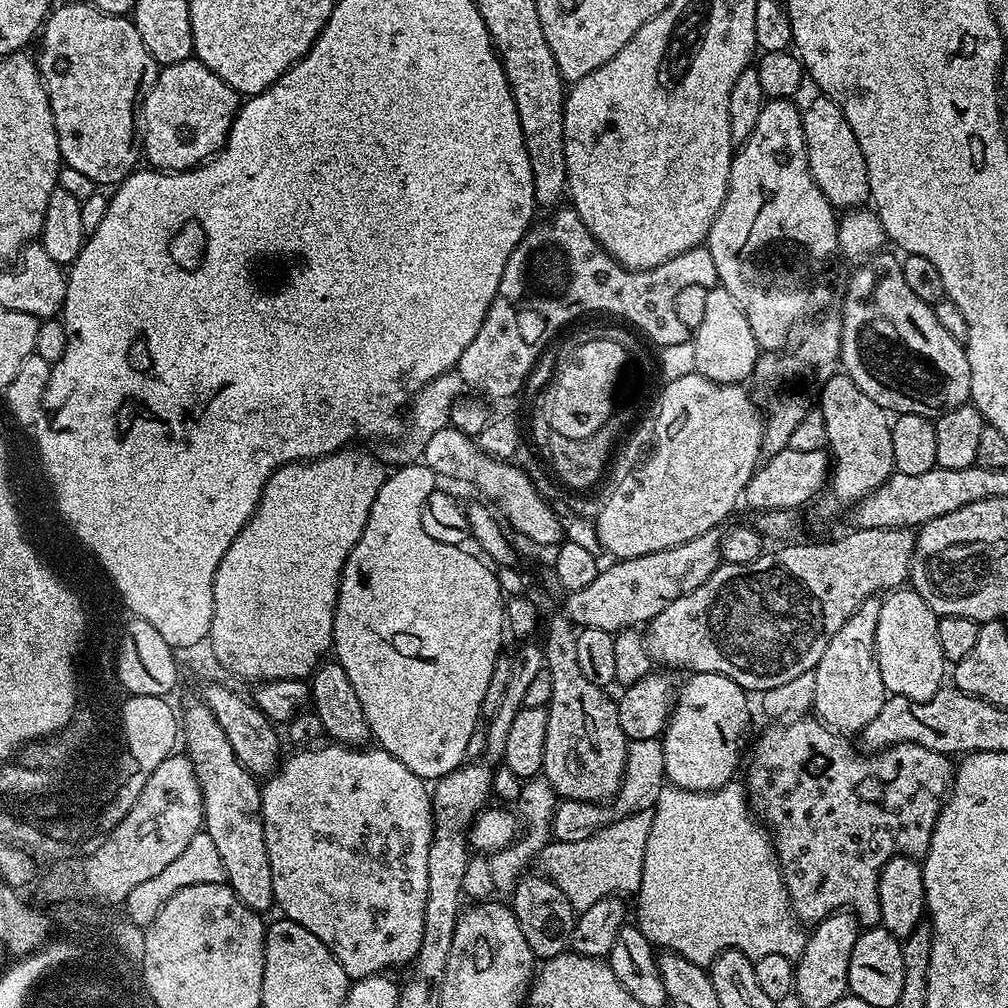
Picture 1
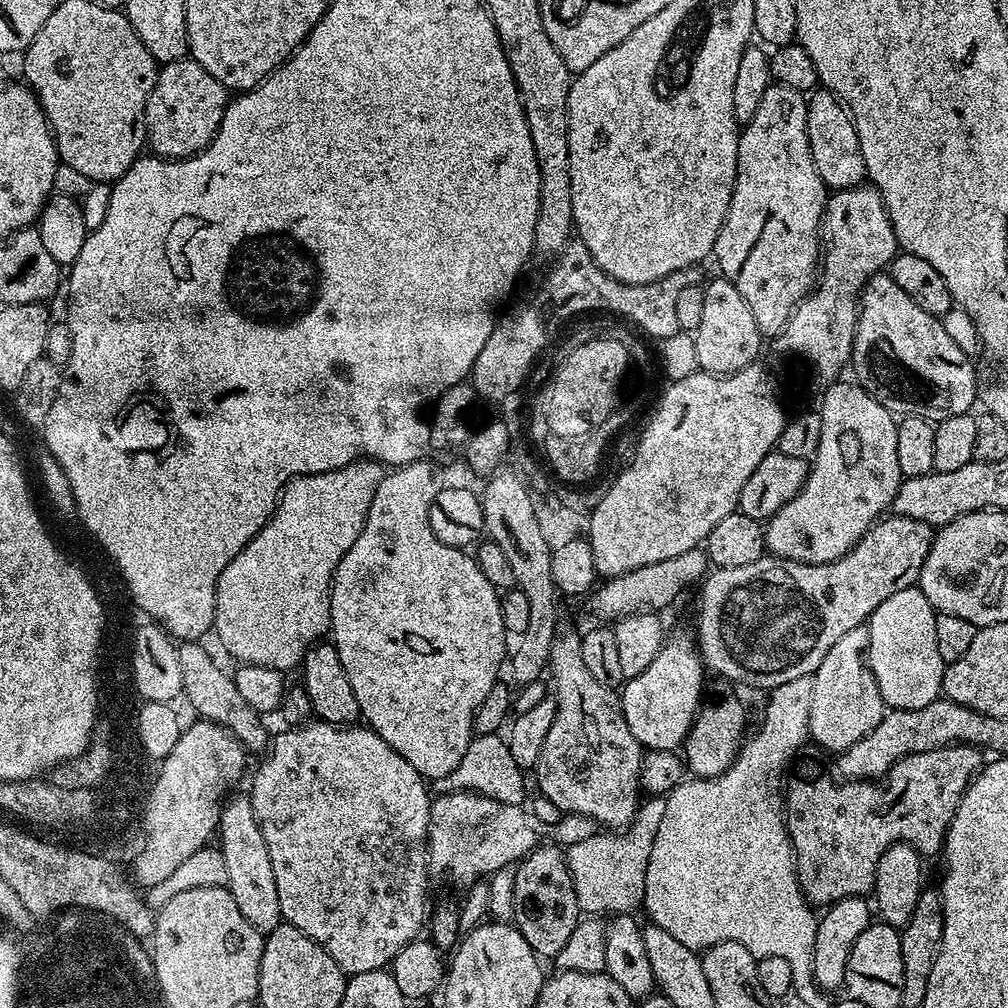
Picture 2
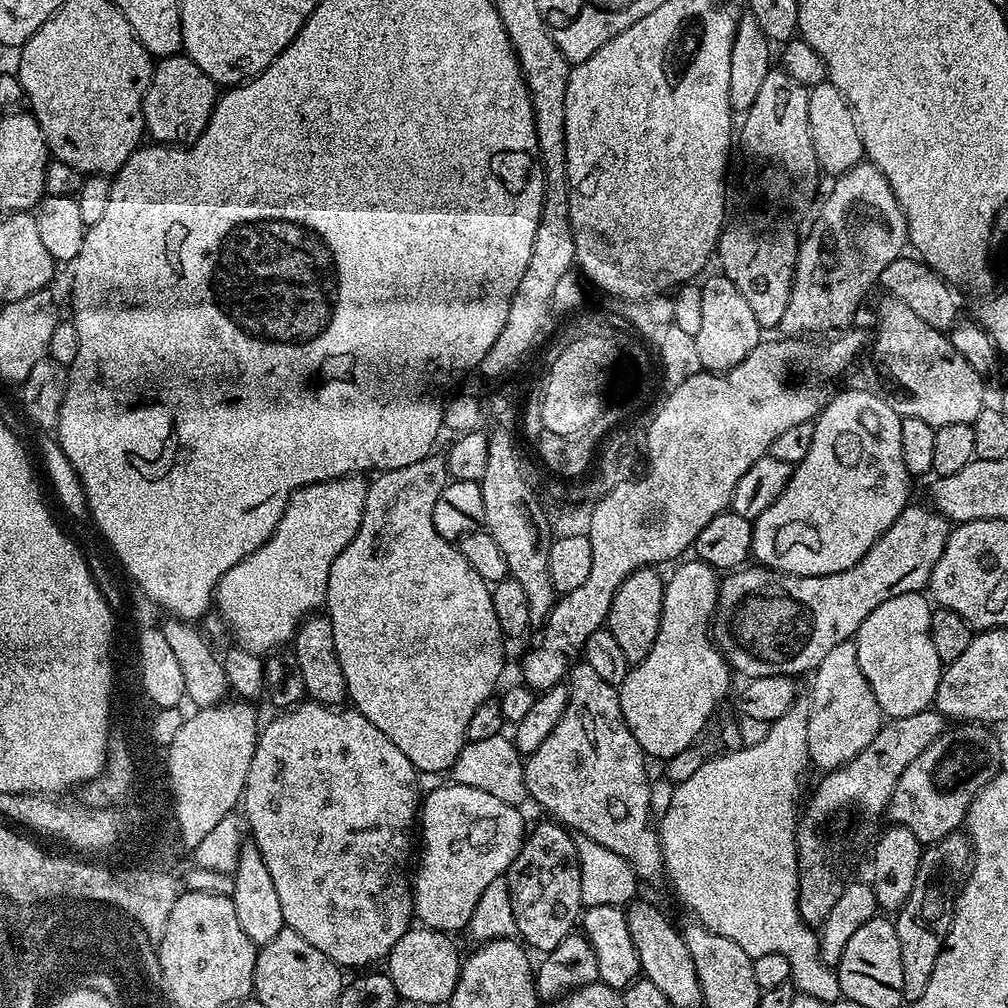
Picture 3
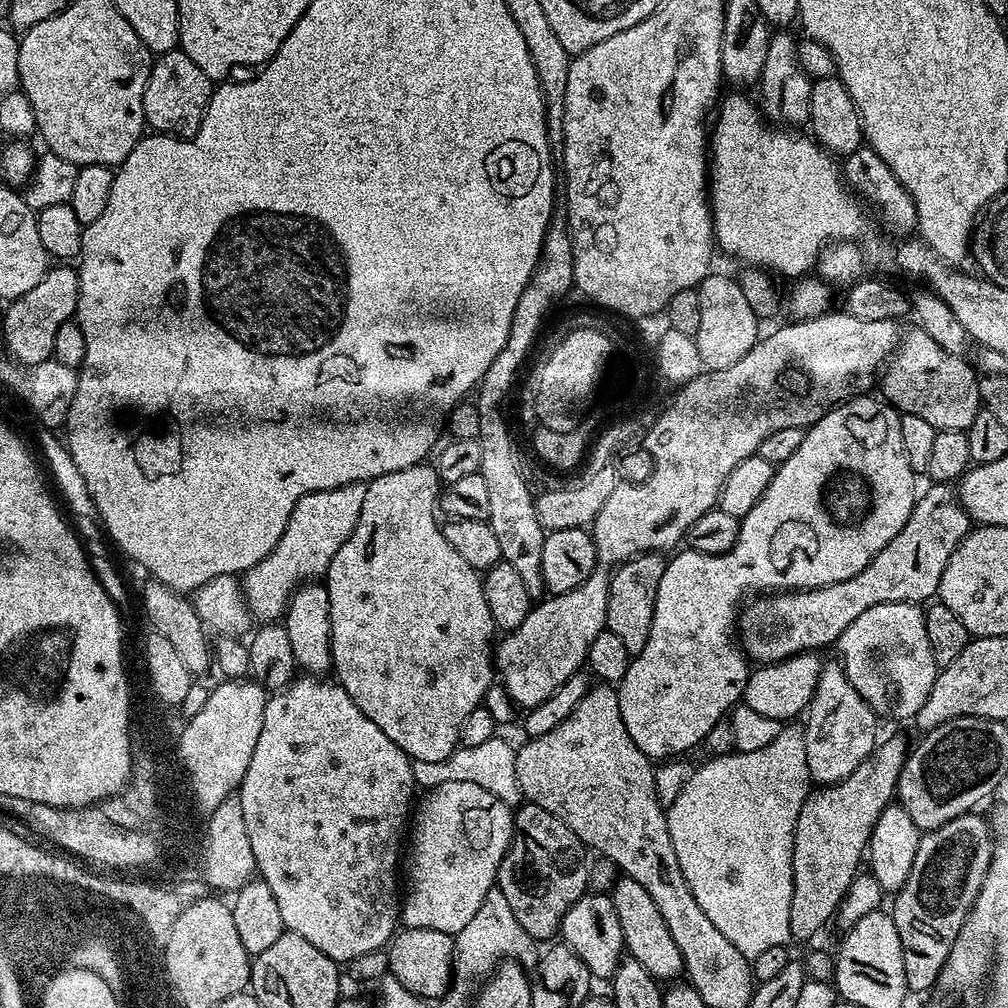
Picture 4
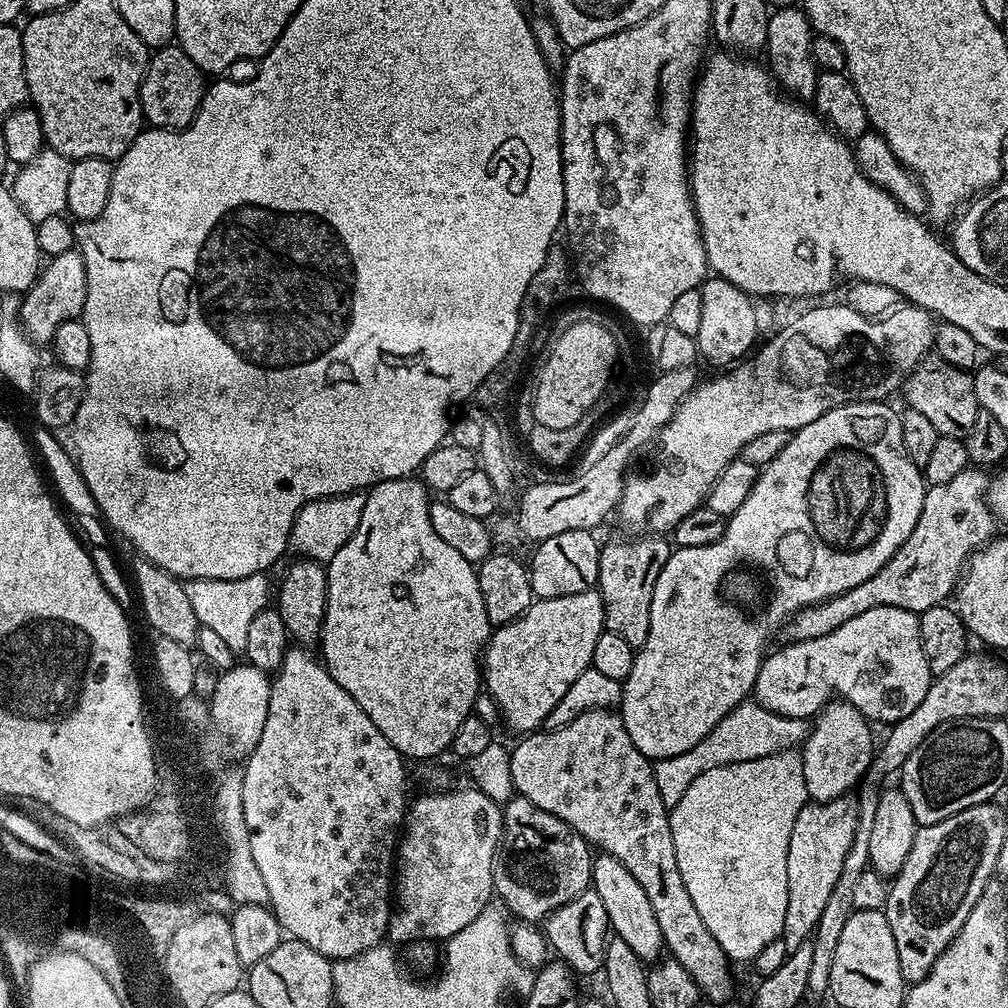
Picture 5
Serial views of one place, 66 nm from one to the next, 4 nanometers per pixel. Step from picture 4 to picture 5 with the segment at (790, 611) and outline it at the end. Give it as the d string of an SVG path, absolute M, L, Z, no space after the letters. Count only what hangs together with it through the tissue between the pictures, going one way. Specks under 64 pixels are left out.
M970 466L962 470L962 474L955 476L951 482L931 485L924 493L924 505L918 518L918 526L914 526L910 538L906 538L906 542L896 551L894 558L890 558L890 562L886 562L886 566L882 566L882 570L878 570L874 578L866 578L862 586L854 586L854 590L846 590L822 604L812 604L808 608L803 608L784 625L783 635L788 635L789 641L822 638L822 634L838 630L842 622L850 622L850 618L858 618L858 614L866 614L866 610L874 610L878 606L894 606L919 614L930 610L930 606L945 603L955 593L956 585L964 575L970 557L998 532L997 518L990 510L986 499L990 476L984 472L987 471L983 467Z

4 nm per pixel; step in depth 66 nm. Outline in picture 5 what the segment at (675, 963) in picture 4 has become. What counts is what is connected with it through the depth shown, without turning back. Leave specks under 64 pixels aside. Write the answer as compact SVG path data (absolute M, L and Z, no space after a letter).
M600 854L592 862L592 888L606 909L608 923L615 937L620 938L632 948L643 963L655 963L664 952L664 939L654 915L654 908L647 900L646 890L634 879L634 874L618 858Z

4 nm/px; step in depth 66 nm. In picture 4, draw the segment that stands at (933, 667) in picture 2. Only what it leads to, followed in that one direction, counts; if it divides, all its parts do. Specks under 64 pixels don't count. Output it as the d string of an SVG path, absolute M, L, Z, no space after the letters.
M920 604L874 606L866 610L866 614L854 618L854 622L850 622L850 626L839 638L839 659L842 661L846 678L854 686L854 690L858 690L858 694L862 694L865 702L876 711L877 717L911 721L934 686L938 665L930 650L930 638L926 638L924 614L925 609Z

